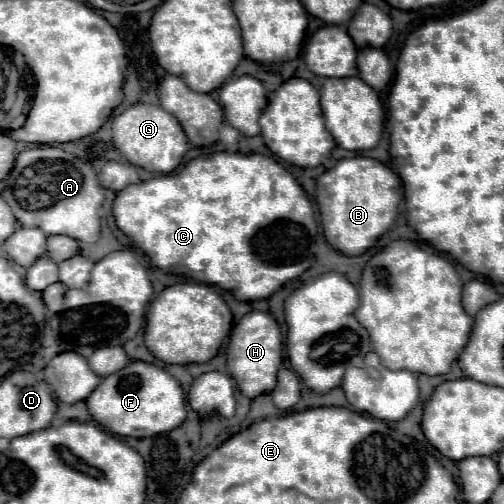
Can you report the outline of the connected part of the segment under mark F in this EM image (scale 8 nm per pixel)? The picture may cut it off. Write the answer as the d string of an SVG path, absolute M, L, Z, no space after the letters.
M140 360L102 378L92 396L88 396L86 406L92 418L112 434L134 438L148 438L174 430L186 418L186 398L178 380L174 380L166 370Z

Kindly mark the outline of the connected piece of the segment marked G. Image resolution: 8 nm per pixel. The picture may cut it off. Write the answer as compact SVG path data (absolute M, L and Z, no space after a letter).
M144 102L126 108L112 120L112 140L130 164L160 174L170 174L172 170L176 170L188 150L188 138L184 136L178 120L172 114L164 112L164 108Z

